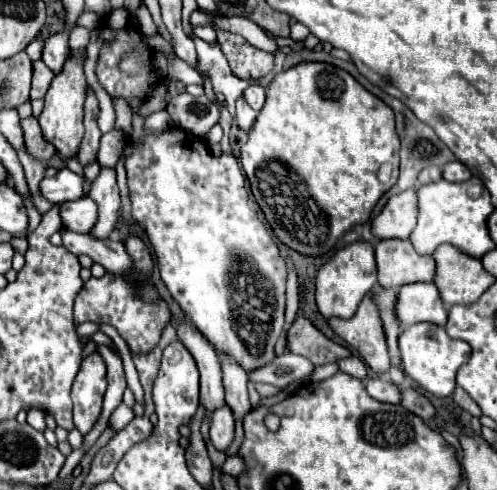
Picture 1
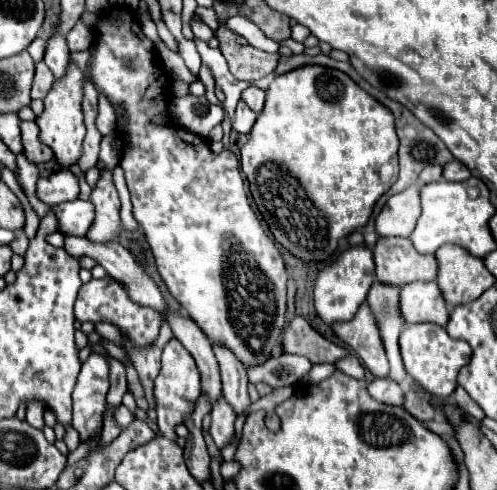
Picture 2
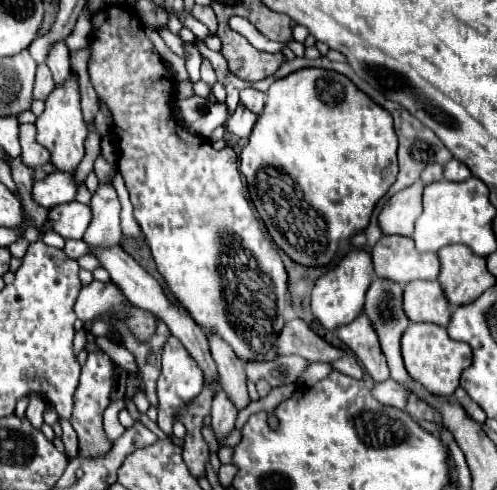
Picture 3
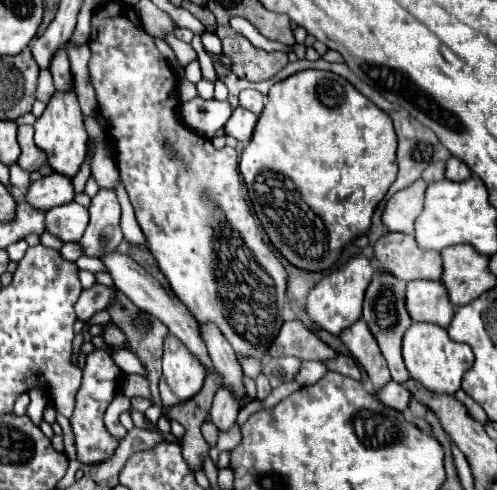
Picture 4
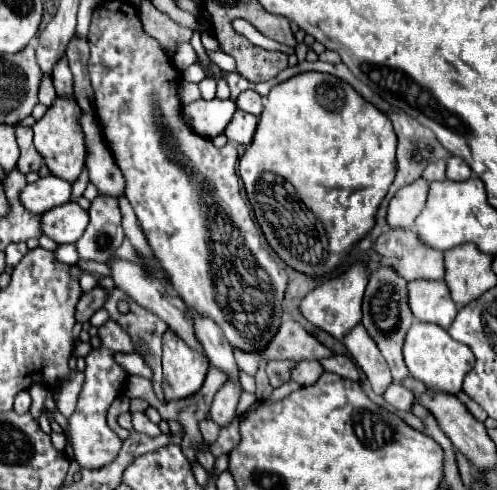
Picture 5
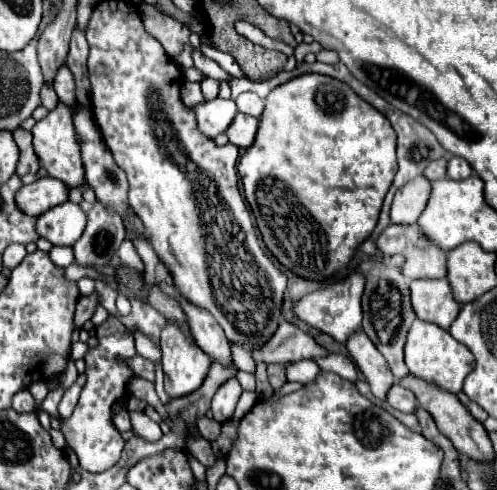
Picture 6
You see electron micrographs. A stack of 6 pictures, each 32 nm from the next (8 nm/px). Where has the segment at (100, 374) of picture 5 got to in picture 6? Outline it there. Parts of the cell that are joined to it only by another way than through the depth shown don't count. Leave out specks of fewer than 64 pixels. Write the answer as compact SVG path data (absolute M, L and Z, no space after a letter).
M108 318L104 324L96 328L98 336L98 346L90 348L88 354L84 356L86 360L86 384L82 388L78 406L74 408L72 416L64 420L62 432L66 436L68 446L76 452L80 468L88 472L104 472L110 466L114 466L120 458L120 452L124 448L124 440L118 434L118 430L110 422L110 408L116 400L122 400L126 396L126 386L128 380L132 378L130 368L118 360L118 354L130 350L130 342L134 340L132 332L122 326L116 318Z

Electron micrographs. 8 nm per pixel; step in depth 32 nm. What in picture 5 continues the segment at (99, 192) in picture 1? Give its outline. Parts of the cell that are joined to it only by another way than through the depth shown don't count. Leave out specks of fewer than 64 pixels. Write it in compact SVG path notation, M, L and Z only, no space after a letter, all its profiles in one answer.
M96 196L92 200L88 214L90 214L90 224L82 234L82 238L76 242L78 254L84 260L106 262L110 256L114 256L116 248L124 240L118 202Z

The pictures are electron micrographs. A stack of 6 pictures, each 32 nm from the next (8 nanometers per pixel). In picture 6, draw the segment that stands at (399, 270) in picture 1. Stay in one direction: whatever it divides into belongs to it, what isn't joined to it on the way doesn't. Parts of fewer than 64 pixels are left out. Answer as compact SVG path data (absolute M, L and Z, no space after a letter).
M390 224L376 240L382 256L404 256L402 272L408 278L444 278L446 252L426 240L416 226Z

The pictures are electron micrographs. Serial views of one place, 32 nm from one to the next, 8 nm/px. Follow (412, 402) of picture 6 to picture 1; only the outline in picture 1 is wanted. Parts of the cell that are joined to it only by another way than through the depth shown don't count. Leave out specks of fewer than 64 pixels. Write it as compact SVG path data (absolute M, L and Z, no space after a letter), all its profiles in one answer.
M370 378L364 382L364 388L372 398L376 398L380 402L390 402L390 404L400 402L400 388L394 386L392 382L386 382L380 378Z

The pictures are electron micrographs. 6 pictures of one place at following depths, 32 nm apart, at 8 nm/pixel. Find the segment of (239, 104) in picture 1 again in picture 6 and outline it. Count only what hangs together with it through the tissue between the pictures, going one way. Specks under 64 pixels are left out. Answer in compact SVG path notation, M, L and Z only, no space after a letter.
M242 112L236 114L236 118L232 120L232 124L226 130L226 136L230 138L232 144L240 146L240 148L248 148L254 142L258 130L258 118L254 116L244 116Z

